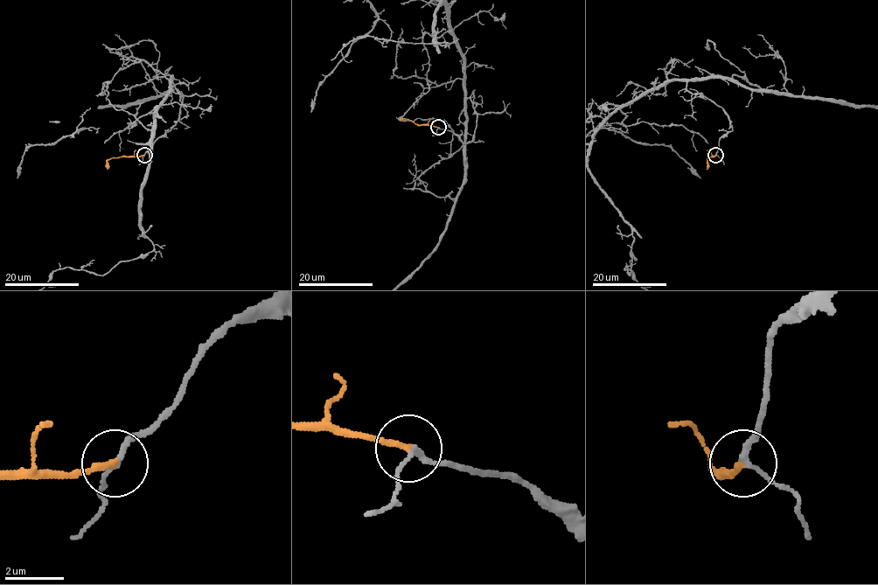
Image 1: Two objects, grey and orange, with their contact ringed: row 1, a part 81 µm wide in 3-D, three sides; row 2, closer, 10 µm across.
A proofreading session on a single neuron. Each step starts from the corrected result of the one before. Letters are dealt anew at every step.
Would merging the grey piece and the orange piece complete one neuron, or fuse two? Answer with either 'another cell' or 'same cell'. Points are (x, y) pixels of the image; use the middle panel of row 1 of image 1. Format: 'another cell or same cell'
same cell

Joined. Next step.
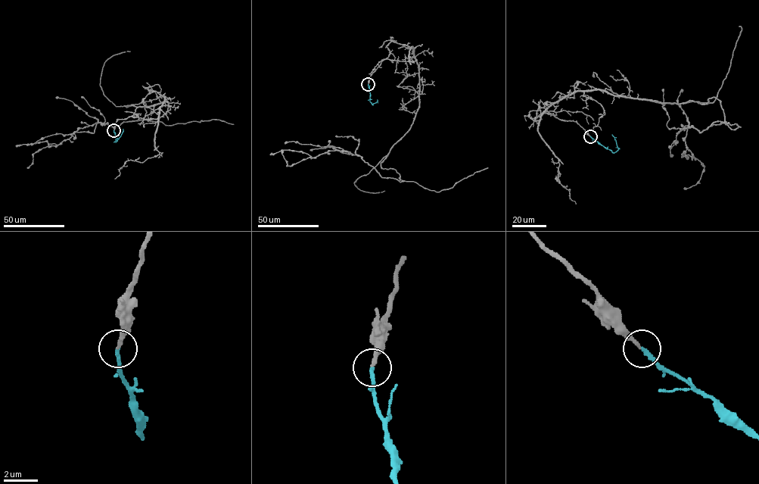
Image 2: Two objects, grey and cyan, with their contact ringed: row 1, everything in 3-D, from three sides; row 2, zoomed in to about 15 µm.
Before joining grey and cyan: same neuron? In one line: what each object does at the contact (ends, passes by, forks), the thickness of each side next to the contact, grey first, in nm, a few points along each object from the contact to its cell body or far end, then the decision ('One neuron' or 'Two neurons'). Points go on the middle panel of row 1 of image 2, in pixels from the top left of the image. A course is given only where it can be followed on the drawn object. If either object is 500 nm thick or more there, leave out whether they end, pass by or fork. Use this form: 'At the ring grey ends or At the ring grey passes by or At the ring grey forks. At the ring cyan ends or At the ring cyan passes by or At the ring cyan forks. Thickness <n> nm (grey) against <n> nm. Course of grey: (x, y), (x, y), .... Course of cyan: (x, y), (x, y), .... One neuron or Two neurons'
At the ring grey ends. At the ring cyan ends. Thickness 200 nm (grey) against 200 nm. Course of grey: (368, 84), (391, 42), (412, 48), (419, 107), (381, 163), (400, 179), (347, 151), (291, 166), (283, 151). Course of cyan: (368, 84), (370, 101), (372, 104), (377, 99). One neuron

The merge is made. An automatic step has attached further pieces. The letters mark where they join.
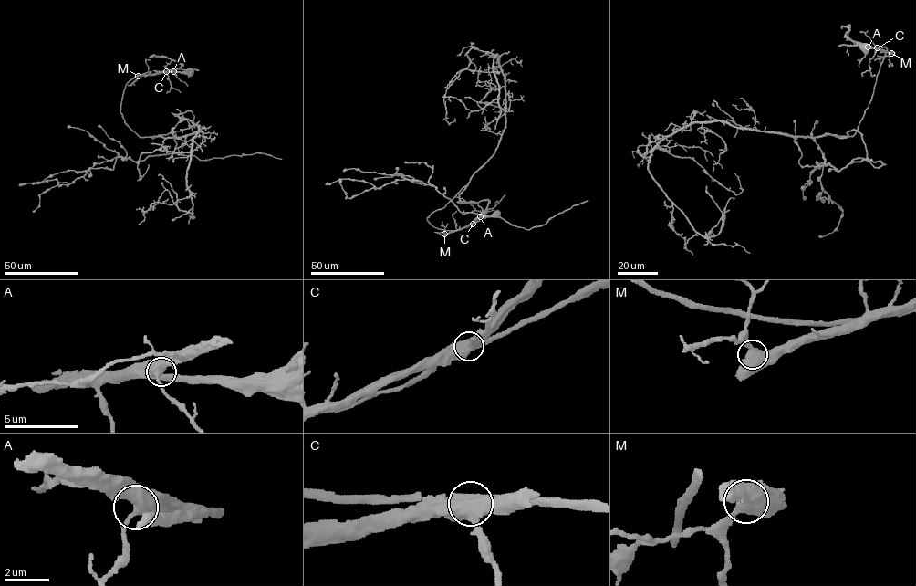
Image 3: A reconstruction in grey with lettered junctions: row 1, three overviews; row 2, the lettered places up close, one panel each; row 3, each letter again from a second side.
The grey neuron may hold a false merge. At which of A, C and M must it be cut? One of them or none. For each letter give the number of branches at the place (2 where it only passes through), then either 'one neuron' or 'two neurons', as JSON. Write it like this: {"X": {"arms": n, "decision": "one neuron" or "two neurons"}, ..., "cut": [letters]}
{"A": {"arms": 3, "decision": "one neuron"}, "C": {"arms": 3, "decision": "two neurons"}, "M": {"arms": 3, "decision": "one neuron"}, "cut": ["C"]}

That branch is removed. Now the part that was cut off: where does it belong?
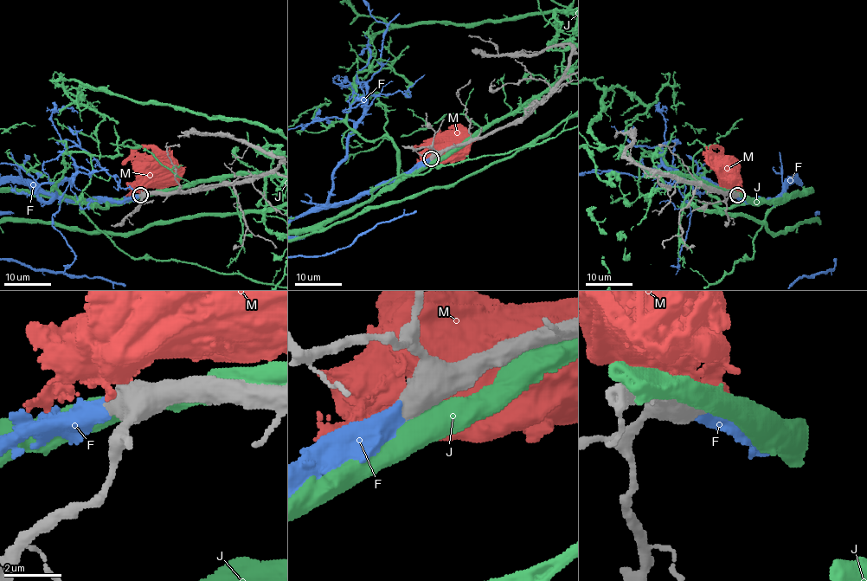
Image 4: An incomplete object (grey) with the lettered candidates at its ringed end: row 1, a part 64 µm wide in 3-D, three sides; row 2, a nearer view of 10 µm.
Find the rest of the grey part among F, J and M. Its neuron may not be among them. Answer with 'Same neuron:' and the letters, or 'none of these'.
Same neuron: F

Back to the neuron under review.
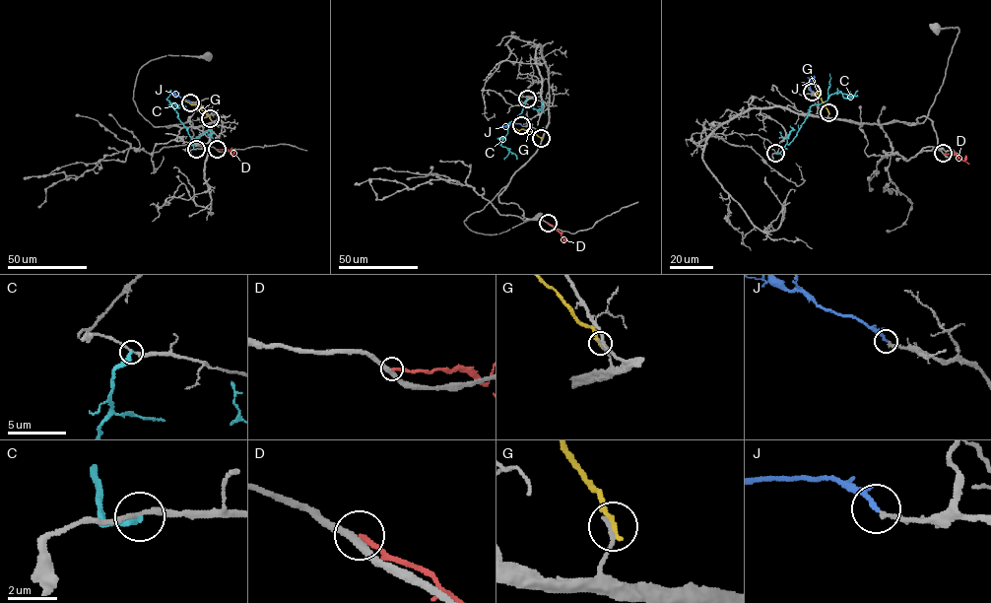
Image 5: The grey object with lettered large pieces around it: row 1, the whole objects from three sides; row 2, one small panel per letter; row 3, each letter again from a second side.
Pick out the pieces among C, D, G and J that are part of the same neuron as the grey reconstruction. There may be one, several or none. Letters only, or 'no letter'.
J

